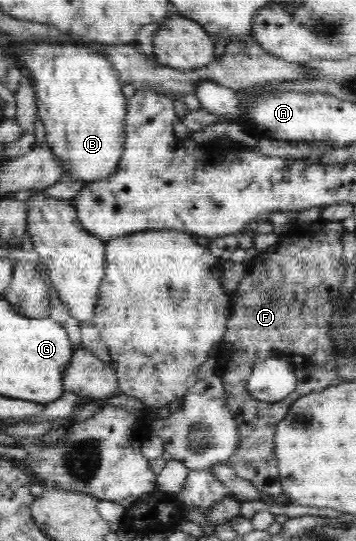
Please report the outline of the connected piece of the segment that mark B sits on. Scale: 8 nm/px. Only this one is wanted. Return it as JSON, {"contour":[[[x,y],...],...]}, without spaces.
{"contour":[[[26,44],[22,48],[22,54],[18,58],[22,66],[30,72],[35,99],[37,102],[37,114],[46,130],[46,143],[53,149],[56,156],[64,160],[68,169],[69,180],[80,180],[84,184],[91,185],[102,178],[108,178],[116,172],[118,162],[122,158],[124,148],[125,118],[127,99],[122,93],[120,77],[117,76],[114,65],[104,57],[99,50],[91,46],[78,46],[77,44]]]}

